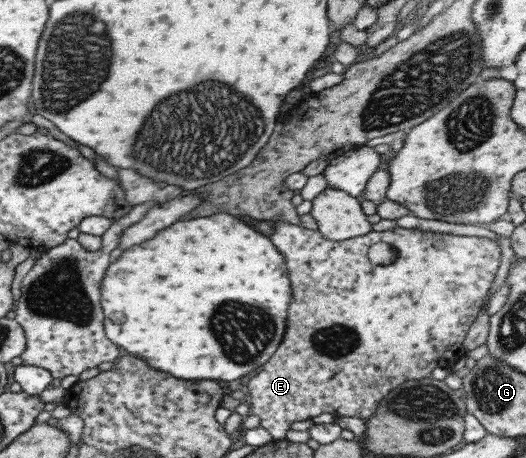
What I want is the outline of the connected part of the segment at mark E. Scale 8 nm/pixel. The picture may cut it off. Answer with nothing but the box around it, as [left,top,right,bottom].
[247,221,501,440]

